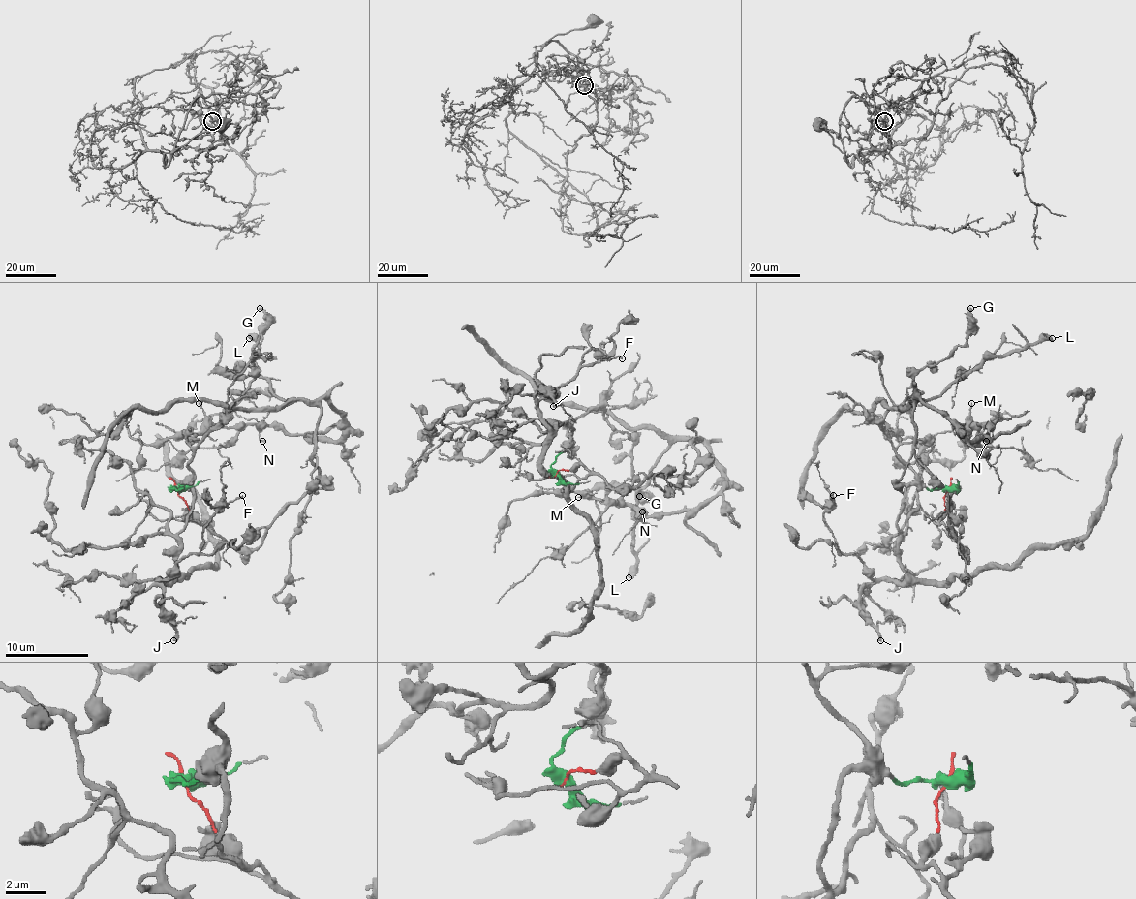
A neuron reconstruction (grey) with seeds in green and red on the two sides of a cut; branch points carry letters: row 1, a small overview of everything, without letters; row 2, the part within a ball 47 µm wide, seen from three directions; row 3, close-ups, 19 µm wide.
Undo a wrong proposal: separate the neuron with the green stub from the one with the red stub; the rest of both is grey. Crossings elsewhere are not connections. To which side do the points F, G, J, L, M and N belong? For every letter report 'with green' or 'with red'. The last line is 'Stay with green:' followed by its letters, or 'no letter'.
F: with green
G: with green
J: with green
L: with red
M: with red
N: with red
Stay with green: F, G, J

